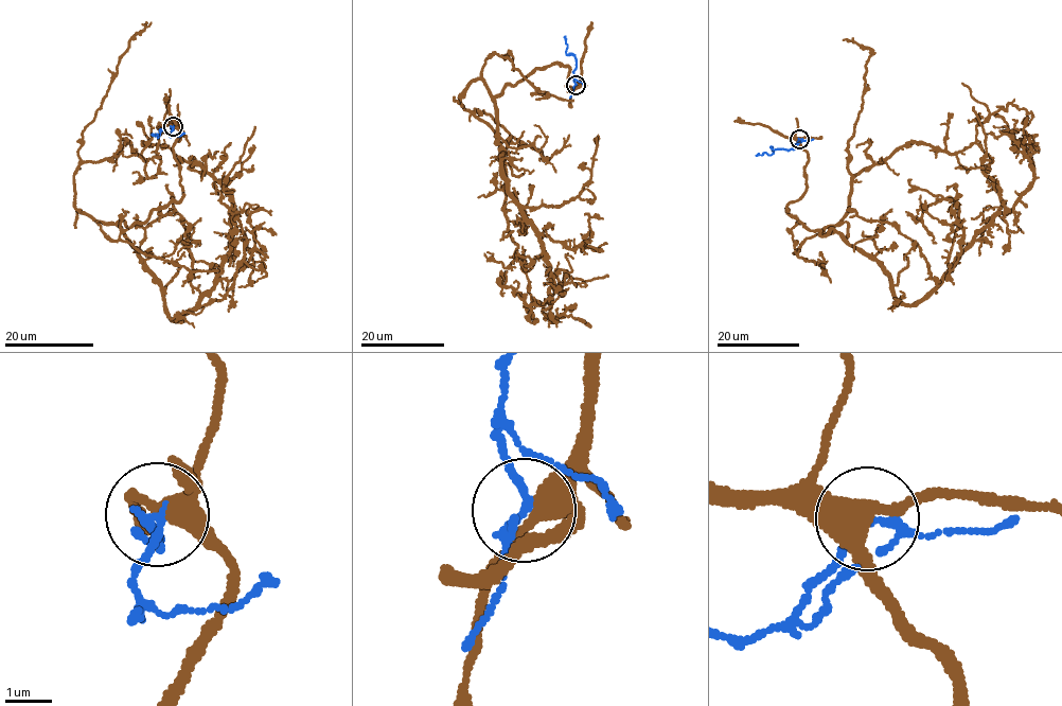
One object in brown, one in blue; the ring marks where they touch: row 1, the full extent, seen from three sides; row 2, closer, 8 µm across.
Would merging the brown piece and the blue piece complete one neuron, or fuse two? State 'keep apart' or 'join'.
keep apart

